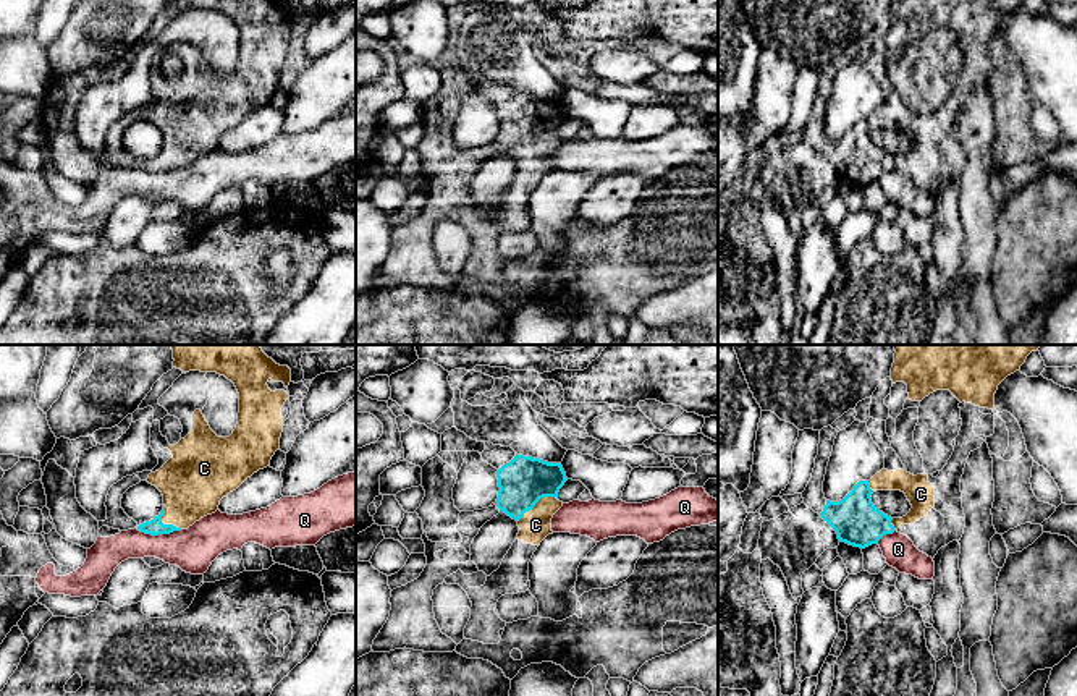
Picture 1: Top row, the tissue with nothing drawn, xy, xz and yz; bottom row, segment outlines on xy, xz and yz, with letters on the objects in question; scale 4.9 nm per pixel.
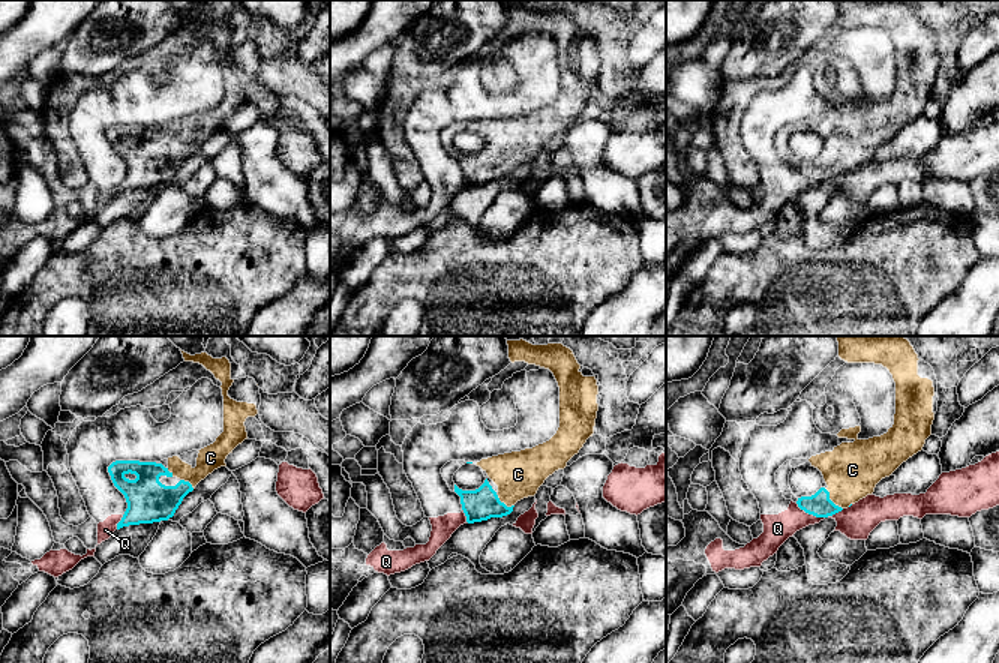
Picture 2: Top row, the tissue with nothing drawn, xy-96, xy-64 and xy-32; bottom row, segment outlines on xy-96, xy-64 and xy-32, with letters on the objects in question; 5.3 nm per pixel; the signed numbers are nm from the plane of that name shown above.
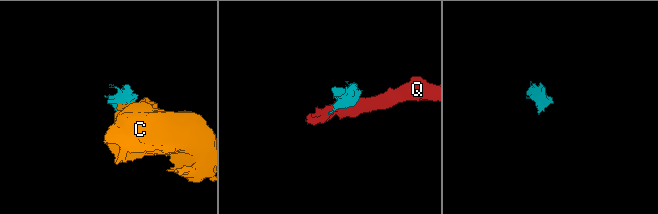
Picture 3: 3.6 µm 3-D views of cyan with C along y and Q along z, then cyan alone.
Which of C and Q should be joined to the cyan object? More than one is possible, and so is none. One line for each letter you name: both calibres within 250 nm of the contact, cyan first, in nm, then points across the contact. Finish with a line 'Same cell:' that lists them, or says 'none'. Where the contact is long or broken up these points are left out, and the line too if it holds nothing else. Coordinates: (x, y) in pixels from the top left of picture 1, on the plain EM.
C: 240/160 nm | across xz (523, 118), (536, 140), (536, 162)
Same cell: C

